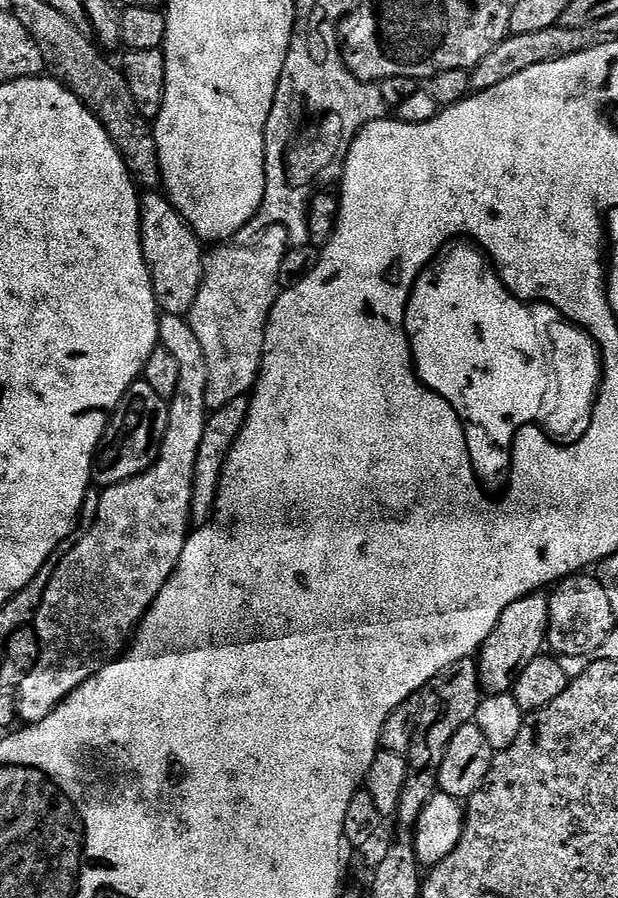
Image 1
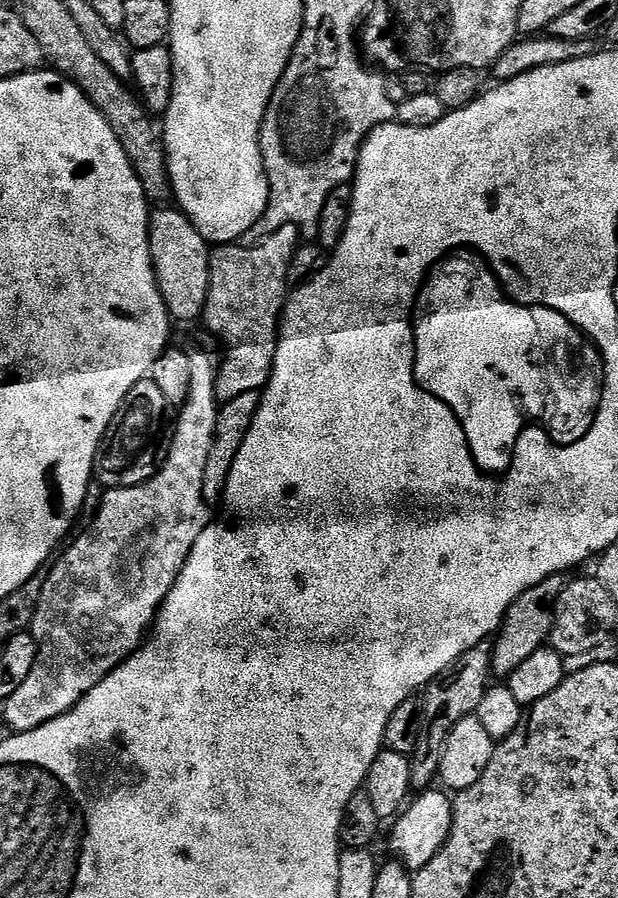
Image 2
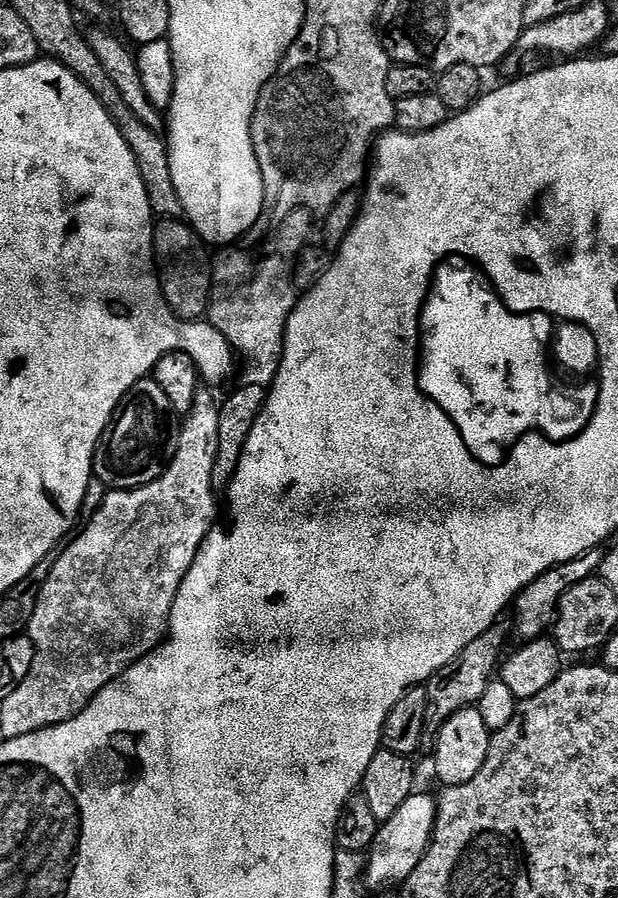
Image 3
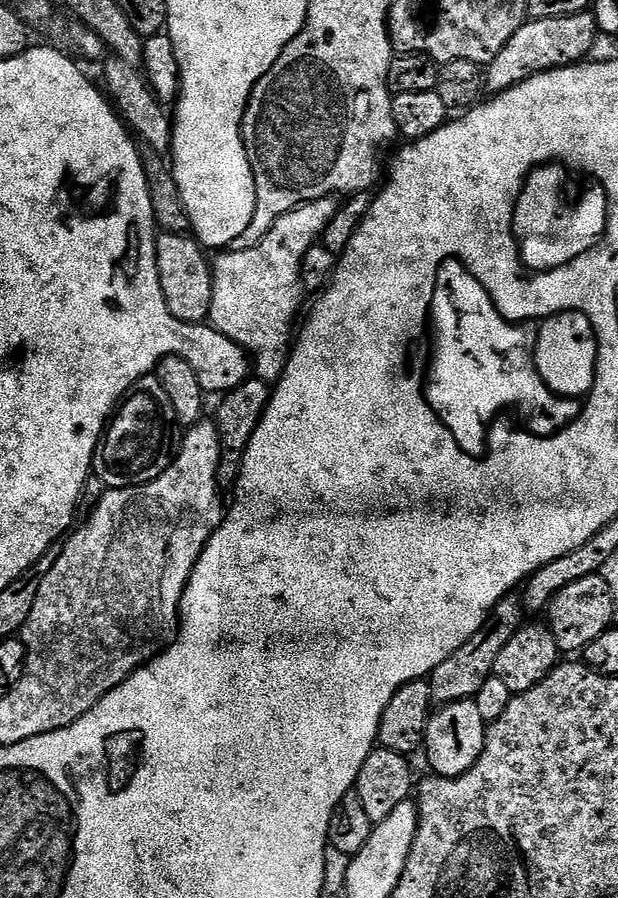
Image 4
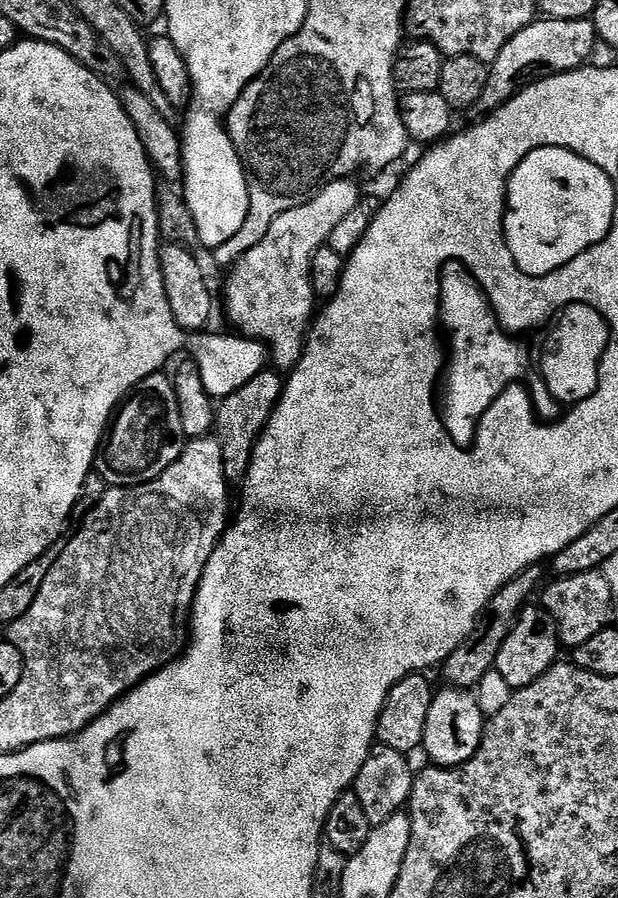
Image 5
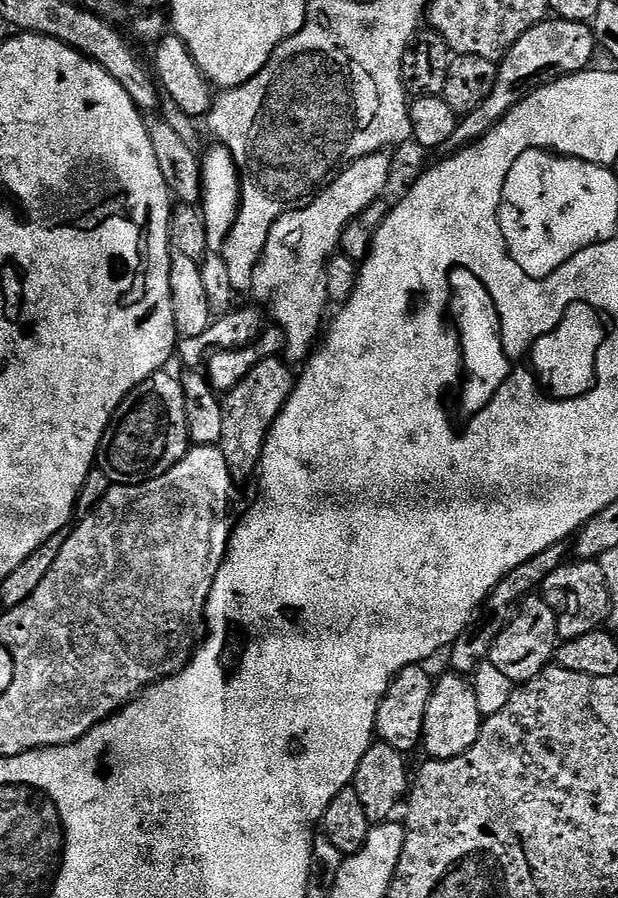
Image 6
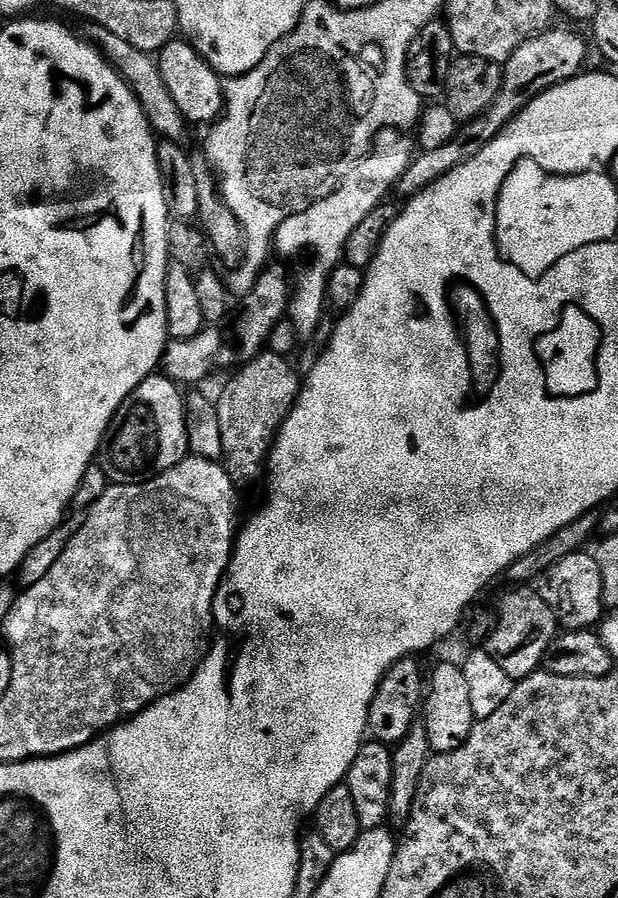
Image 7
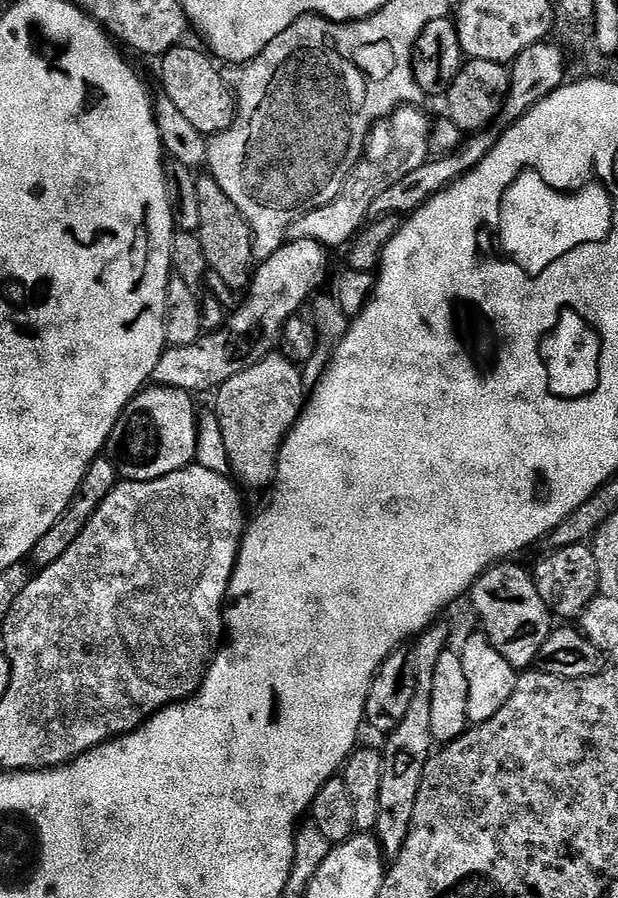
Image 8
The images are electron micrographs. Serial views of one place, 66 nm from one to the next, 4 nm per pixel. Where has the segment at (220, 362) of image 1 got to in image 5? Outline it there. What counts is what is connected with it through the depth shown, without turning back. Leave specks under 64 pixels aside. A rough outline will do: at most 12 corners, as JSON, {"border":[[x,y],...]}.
{"border":[[352,178],[286,210],[231,269],[228,320],[298,366],[312,259],[358,206]]}

